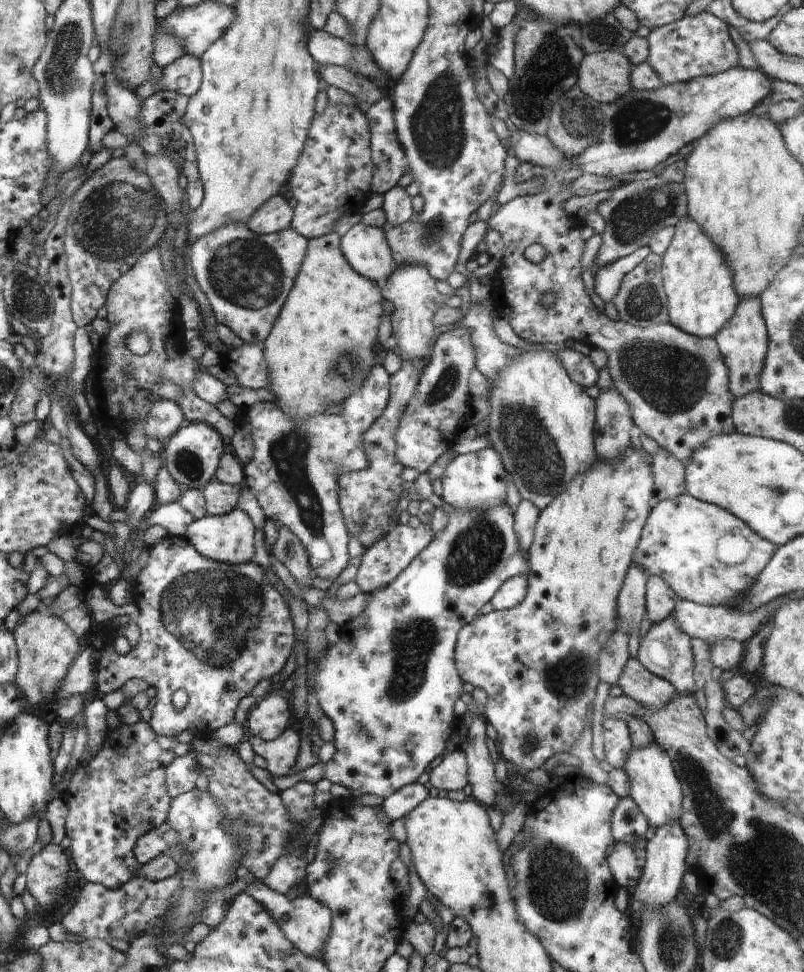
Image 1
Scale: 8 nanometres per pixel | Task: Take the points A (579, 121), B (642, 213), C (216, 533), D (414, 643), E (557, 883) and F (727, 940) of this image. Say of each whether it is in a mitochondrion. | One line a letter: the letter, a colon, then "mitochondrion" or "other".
A: mitochondrion
B: mitochondrion
C: other
D: mitochondrion
E: mitochondrion
F: mitochondrion

